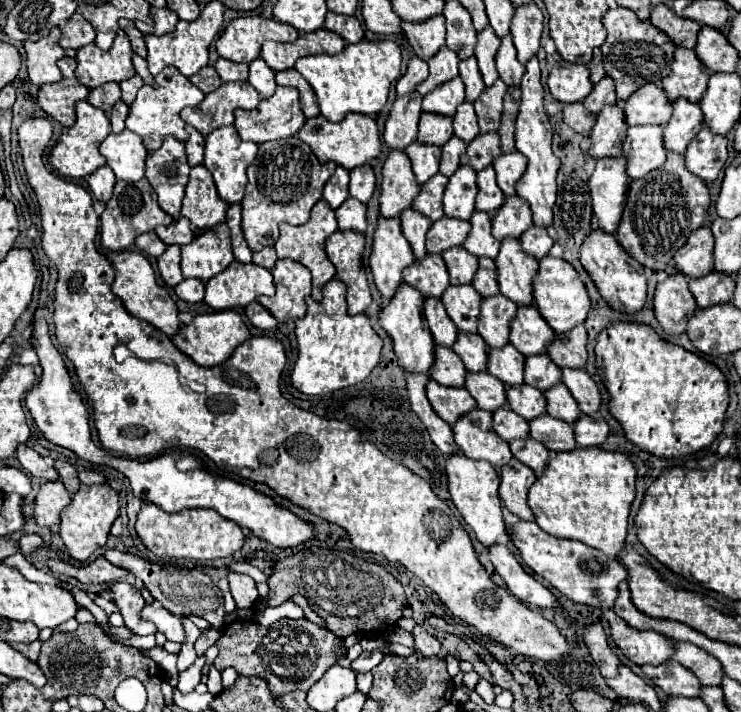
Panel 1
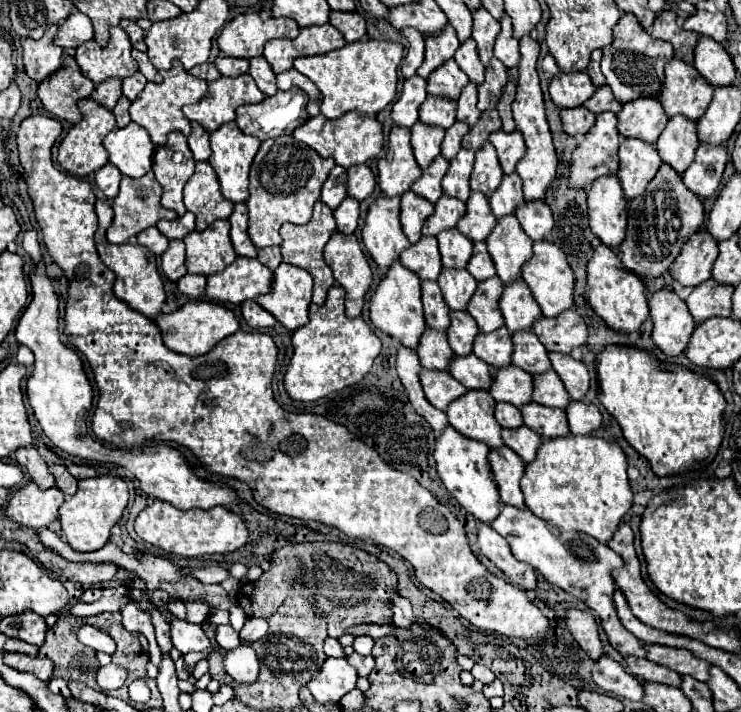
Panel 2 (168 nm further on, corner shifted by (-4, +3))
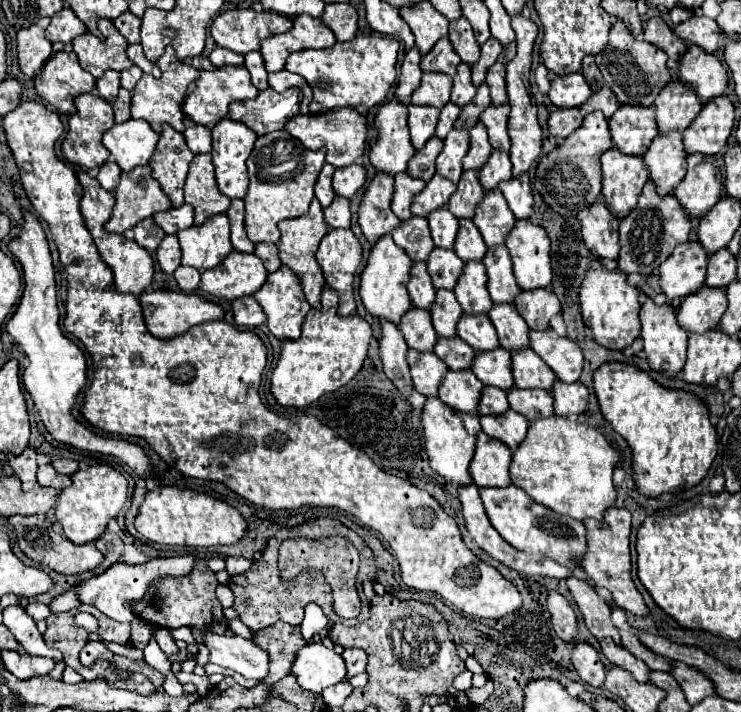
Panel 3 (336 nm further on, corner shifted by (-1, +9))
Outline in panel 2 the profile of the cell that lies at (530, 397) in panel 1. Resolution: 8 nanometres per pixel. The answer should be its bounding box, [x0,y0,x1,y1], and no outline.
[490,365,534,407]

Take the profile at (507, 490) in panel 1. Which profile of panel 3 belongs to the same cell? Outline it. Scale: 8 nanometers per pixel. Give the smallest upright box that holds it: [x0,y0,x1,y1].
[471,431,511,487]

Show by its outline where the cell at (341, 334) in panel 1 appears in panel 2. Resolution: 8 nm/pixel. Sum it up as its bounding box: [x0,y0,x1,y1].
[284,285,380,401]

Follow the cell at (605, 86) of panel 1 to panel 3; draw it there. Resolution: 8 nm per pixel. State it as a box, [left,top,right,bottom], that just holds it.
[581,87,619,119]

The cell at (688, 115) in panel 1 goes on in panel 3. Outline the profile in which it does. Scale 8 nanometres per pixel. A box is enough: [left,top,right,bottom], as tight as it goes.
[643,131,687,195]

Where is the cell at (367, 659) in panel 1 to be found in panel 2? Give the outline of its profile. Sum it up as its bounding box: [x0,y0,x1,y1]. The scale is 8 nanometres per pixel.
[348,653,376,677]

